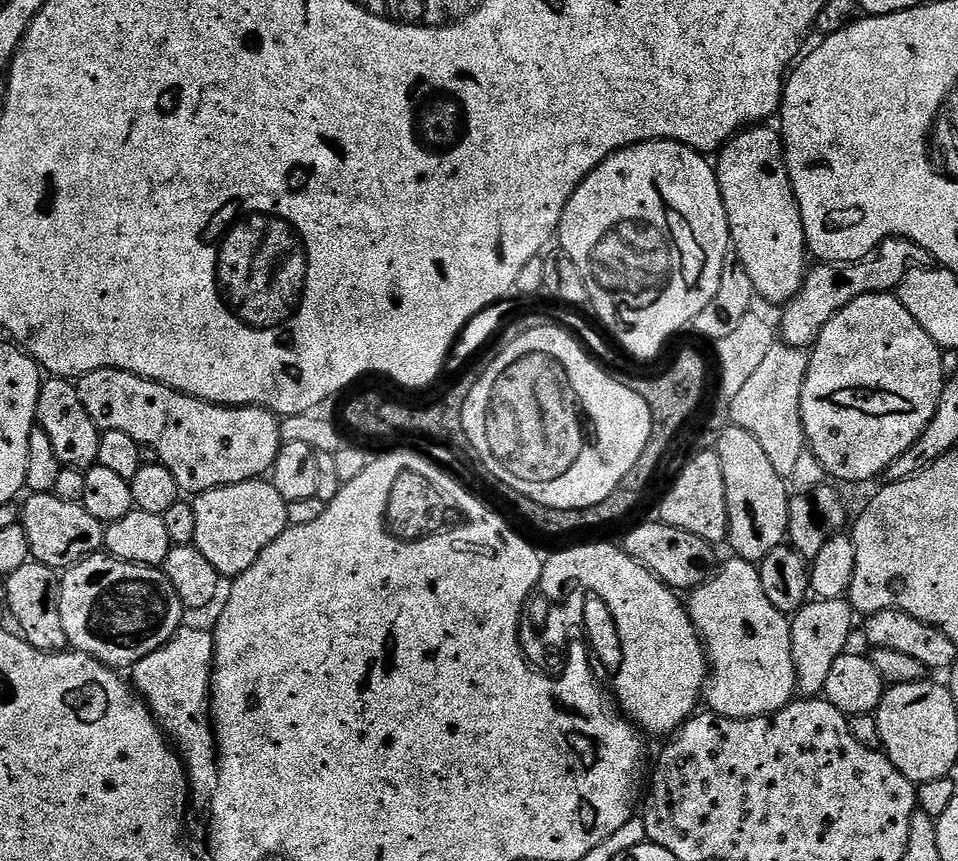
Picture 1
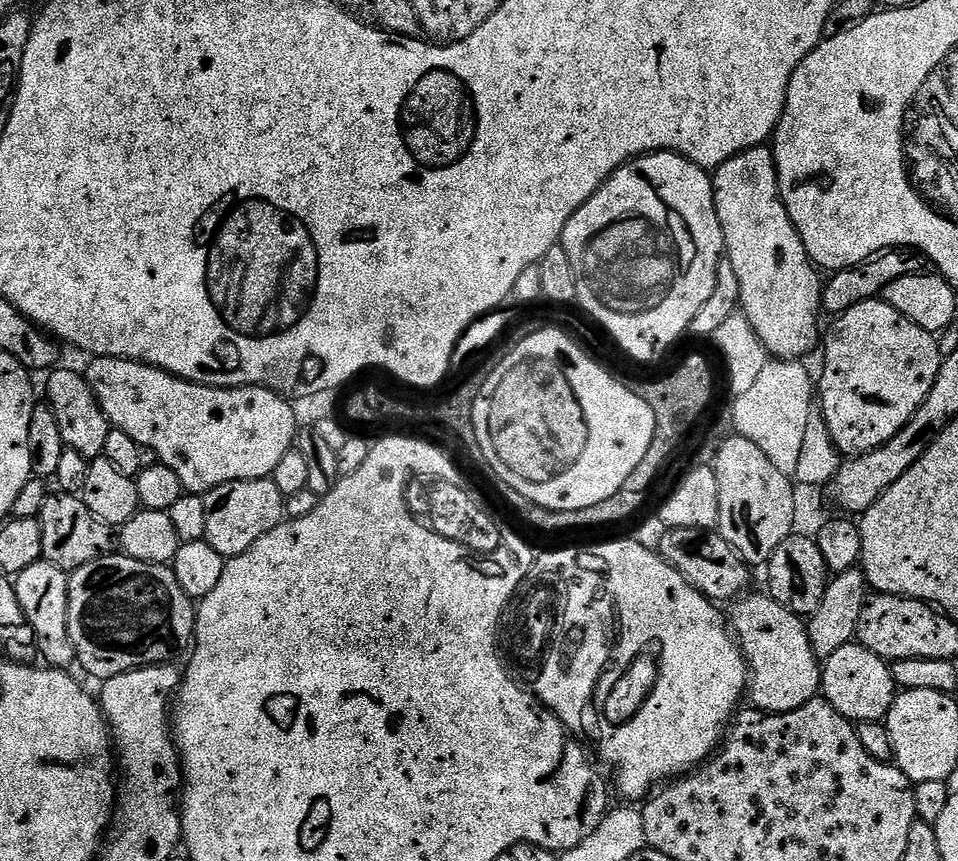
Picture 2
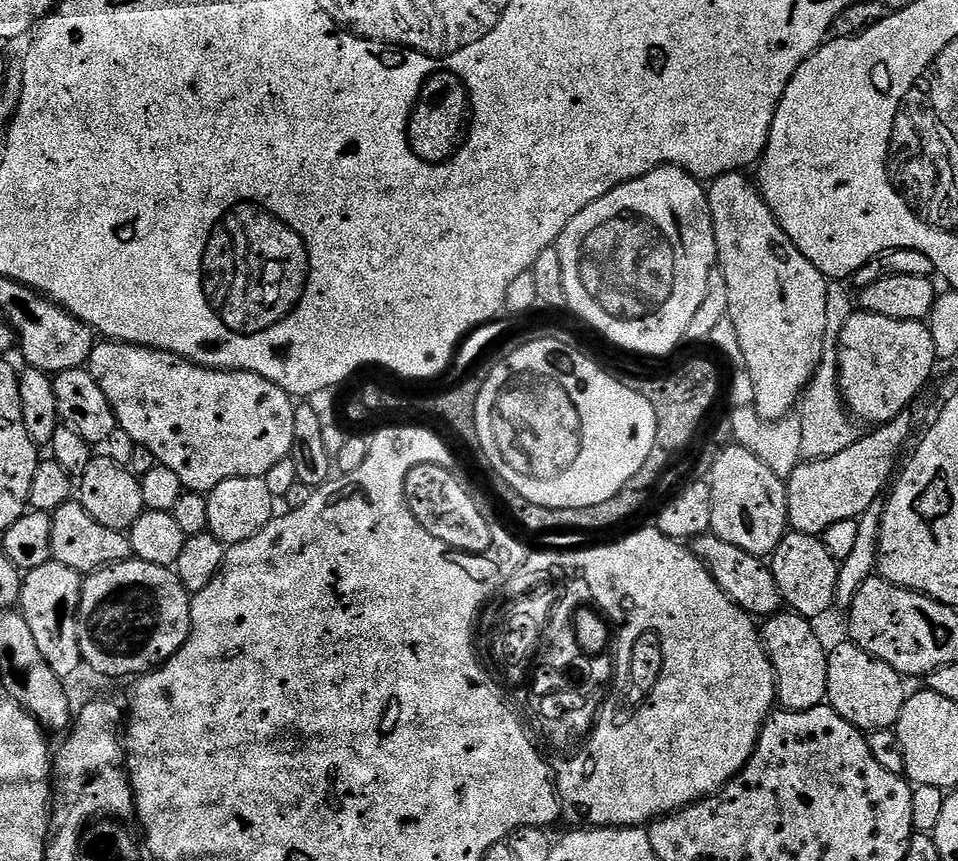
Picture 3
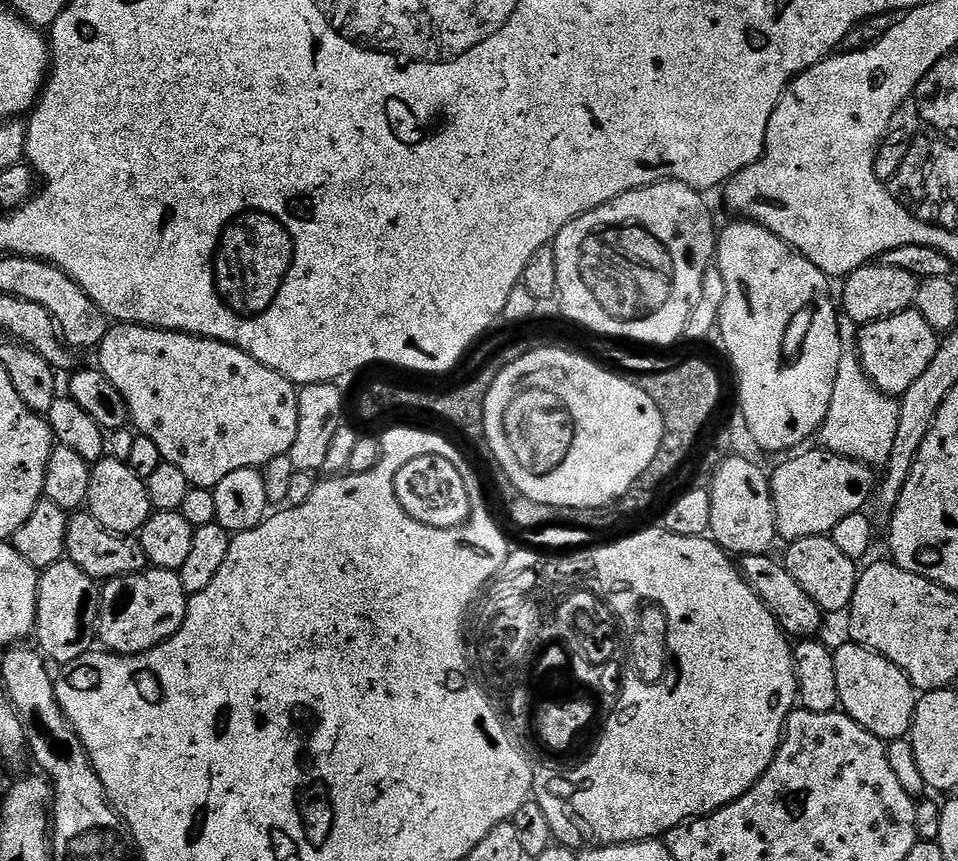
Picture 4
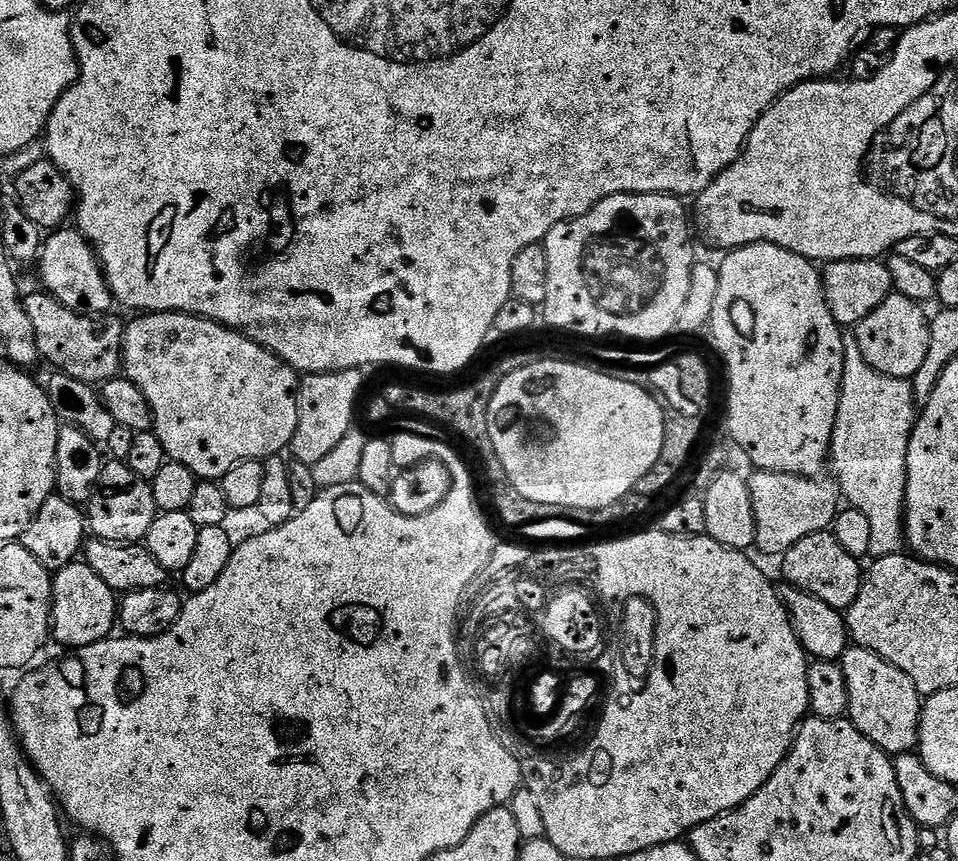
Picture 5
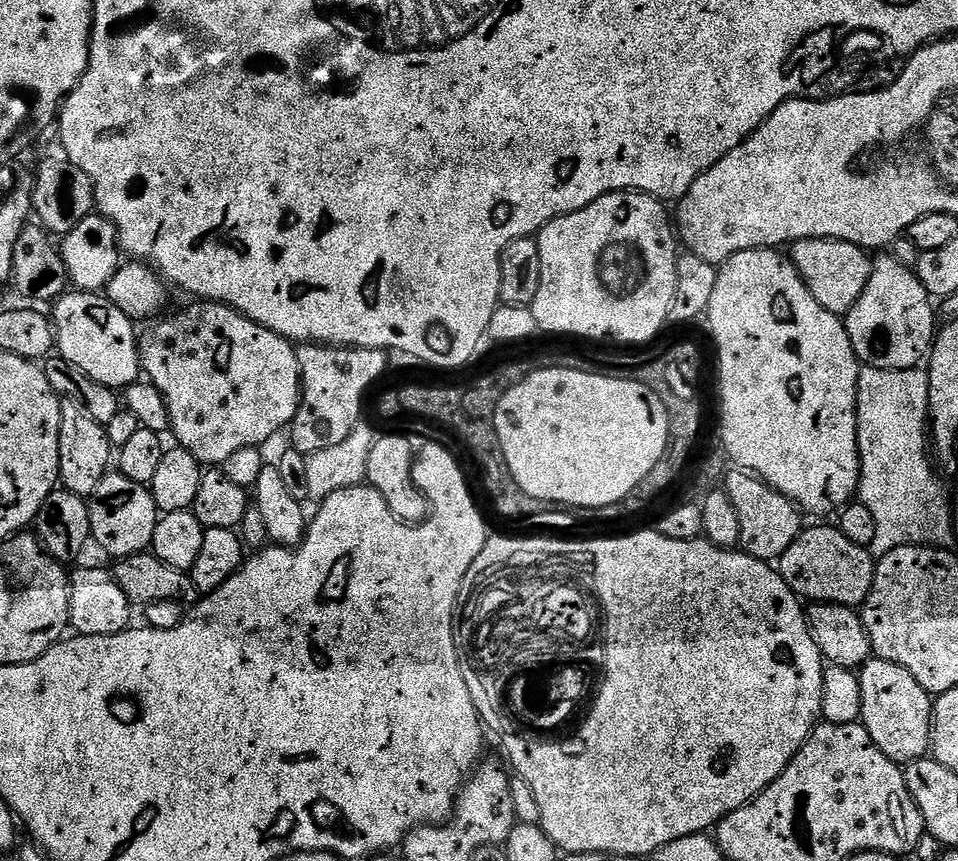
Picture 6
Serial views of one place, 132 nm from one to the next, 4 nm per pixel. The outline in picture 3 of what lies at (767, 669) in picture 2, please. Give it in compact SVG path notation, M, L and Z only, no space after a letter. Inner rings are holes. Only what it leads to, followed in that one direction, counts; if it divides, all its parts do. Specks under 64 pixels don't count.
M781 610L774 616L769 616L763 621L762 635L764 637L764 649L768 651L770 662L774 666L776 675L776 698L781 709L789 712L801 712L817 708L825 703L828 698L828 654L829 649L824 648L820 636L815 632L813 621L799 616L791 610Z

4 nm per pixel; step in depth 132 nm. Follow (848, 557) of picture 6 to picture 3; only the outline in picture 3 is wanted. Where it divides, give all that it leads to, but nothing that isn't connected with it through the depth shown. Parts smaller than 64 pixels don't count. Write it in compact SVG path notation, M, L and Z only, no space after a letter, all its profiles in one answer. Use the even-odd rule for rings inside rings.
M789 531L773 552L770 567L775 576L775 584L780 590L781 601L791 611L816 622L819 621L819 616L826 615L834 608L840 566L820 536Z

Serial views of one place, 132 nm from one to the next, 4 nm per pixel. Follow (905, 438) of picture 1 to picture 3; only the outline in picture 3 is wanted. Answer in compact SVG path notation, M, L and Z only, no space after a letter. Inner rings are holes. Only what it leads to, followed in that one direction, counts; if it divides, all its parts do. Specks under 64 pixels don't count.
M863 310L853 311L850 318L842 326L842 338L840 339L840 394L844 398L844 403L851 415L857 421L872 424L868 426L883 426L889 424L894 418L905 415L909 411L908 407L916 400L916 395L928 384L928 379L932 376L932 371L938 366L938 359L935 354L934 338L927 323L919 320L899 320L898 318L882 318L882 314L870 314Z

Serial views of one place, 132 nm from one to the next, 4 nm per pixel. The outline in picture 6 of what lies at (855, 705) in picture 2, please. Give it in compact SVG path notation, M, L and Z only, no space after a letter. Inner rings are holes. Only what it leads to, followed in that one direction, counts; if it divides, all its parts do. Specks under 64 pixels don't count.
M869 658L858 675L862 686L859 723L863 724L870 738L874 738L874 746L901 766L925 759L932 746L934 700L922 686L918 686L918 678L914 678L910 670L879 658Z

